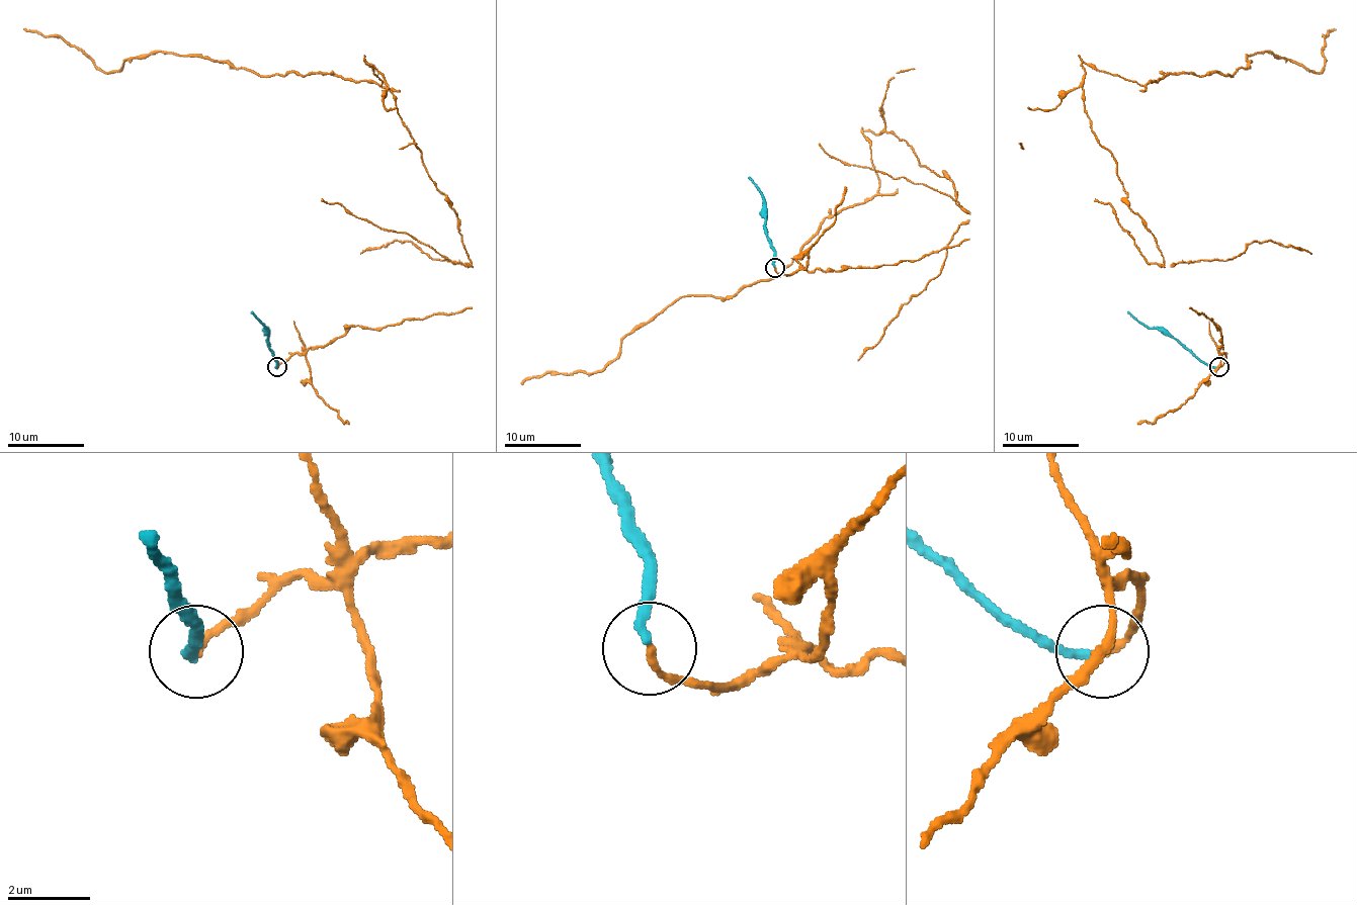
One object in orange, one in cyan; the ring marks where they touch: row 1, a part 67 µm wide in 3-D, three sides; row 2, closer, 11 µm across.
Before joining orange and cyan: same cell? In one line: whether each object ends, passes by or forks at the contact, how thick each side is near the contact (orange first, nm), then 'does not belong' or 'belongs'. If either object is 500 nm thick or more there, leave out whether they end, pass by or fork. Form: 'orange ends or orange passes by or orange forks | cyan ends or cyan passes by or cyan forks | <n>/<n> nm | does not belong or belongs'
orange ends | cyan ends | 200/240 nm | does not belong

